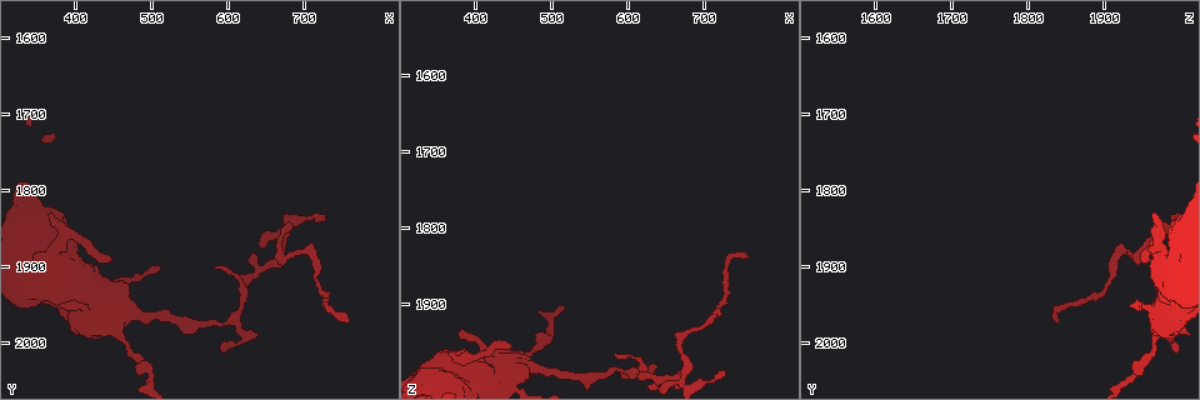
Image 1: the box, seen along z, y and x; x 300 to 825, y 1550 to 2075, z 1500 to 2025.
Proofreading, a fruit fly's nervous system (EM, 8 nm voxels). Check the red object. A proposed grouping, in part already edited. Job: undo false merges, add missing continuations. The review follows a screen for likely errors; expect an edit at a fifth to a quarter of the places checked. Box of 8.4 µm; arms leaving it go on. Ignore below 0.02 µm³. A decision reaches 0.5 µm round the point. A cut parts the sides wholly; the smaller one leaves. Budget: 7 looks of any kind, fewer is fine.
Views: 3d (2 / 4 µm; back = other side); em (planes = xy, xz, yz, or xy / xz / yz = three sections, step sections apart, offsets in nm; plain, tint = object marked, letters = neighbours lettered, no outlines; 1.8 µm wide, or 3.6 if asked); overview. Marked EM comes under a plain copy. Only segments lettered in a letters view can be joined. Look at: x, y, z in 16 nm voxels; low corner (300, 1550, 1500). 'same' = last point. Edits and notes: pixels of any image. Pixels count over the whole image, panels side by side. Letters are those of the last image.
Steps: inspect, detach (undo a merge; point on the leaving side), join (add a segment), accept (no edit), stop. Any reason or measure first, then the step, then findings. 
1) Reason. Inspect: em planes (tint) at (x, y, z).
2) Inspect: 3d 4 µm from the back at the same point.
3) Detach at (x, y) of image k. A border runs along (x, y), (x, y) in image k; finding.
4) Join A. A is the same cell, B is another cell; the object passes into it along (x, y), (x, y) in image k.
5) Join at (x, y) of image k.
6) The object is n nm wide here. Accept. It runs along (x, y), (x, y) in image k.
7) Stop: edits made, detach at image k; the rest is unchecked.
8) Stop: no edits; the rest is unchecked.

Free end. Inspect: em 3.6 µm planes (tint) at (755, 1970, 1835).

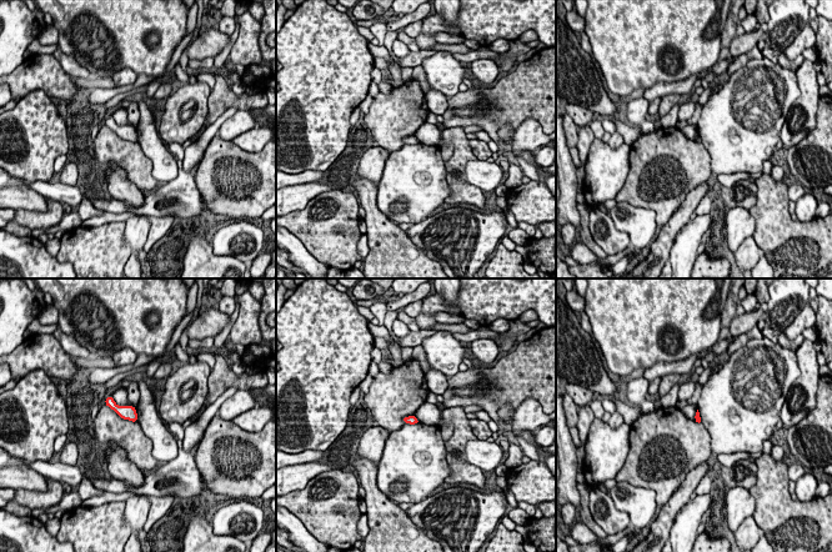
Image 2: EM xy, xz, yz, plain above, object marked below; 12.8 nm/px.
Inspect: em 3.6 µm planes (letters) at the same point.

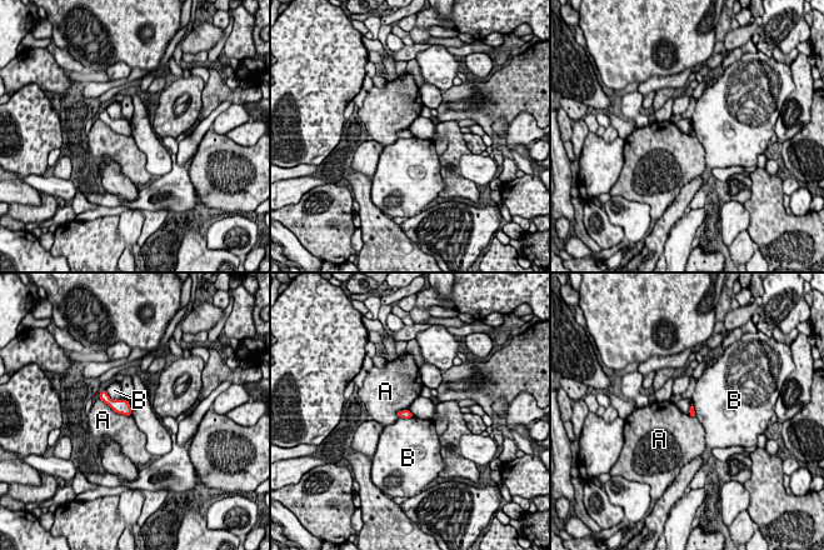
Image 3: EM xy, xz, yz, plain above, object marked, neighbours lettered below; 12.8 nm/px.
The longest contact is with A, 480 nm. Accept. A and B are other cells; a border runs along (99, 398), (116, 413), (130, 416) in image 3; none of them fits.

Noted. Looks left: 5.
Inspect: 3d 4 µm at (450, 1885, 1955).

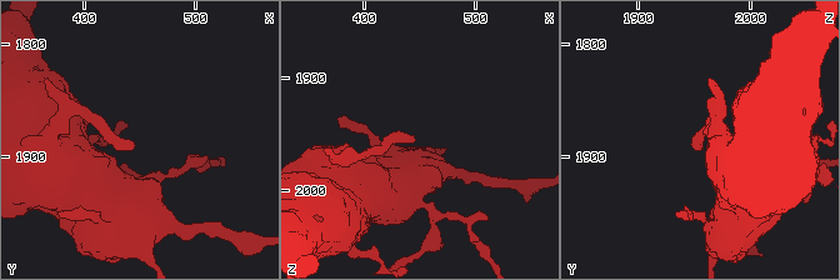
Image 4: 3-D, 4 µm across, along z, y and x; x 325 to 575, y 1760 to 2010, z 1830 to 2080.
Need the tissue. Inspect: em planes (letters) at (446, 1886, 1956).

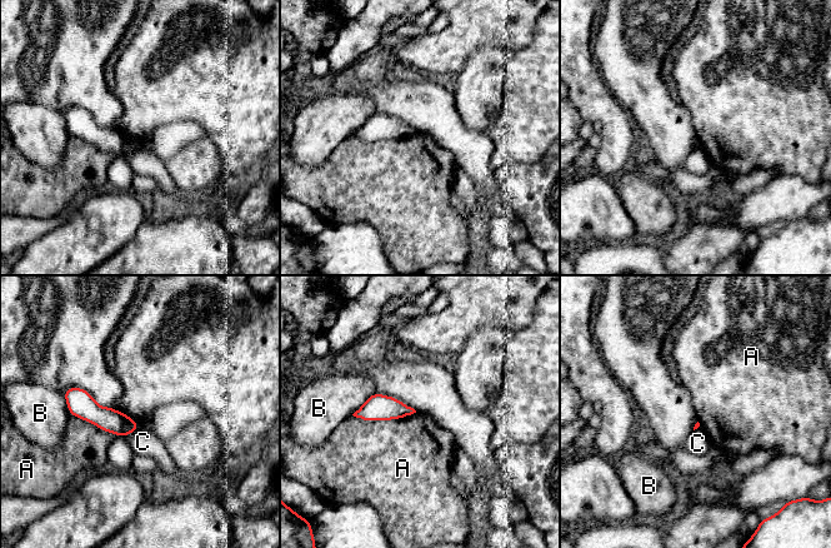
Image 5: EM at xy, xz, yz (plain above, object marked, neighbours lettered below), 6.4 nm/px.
Accept. A, B and C are other cells; it runs along (69, 393), (95, 414), (134, 426) in image 5; none of them fits.

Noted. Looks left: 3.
Thin neck. Inspect: em planes (letters) at (590, 1975, 1990).

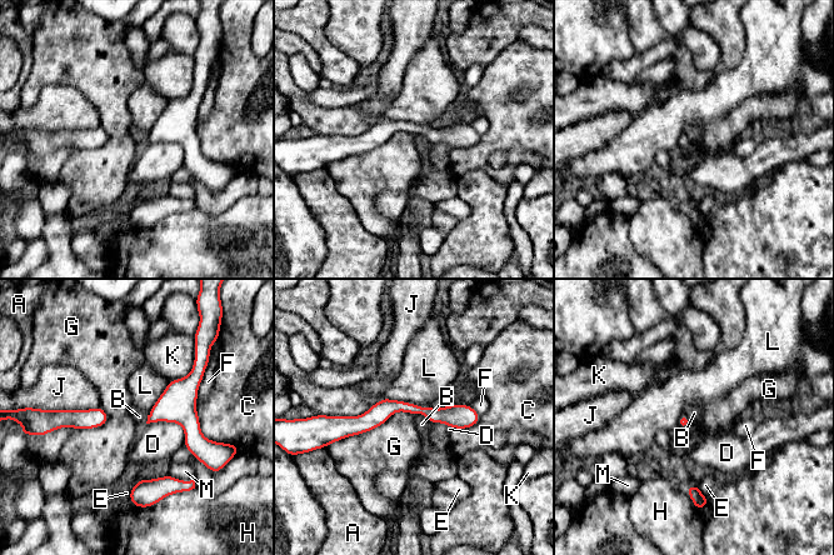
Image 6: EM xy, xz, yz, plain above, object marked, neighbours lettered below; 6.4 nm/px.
The longest contact is with G, 550 nm. Accept. A, B, C, D, E, F, G, H, J, K, L and M are other cells; it runs along (477, 416), (386, 406), (340, 433) in image 6; continuous, no second neuron.

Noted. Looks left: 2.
Stop: no edits; the rest is unchecked.

